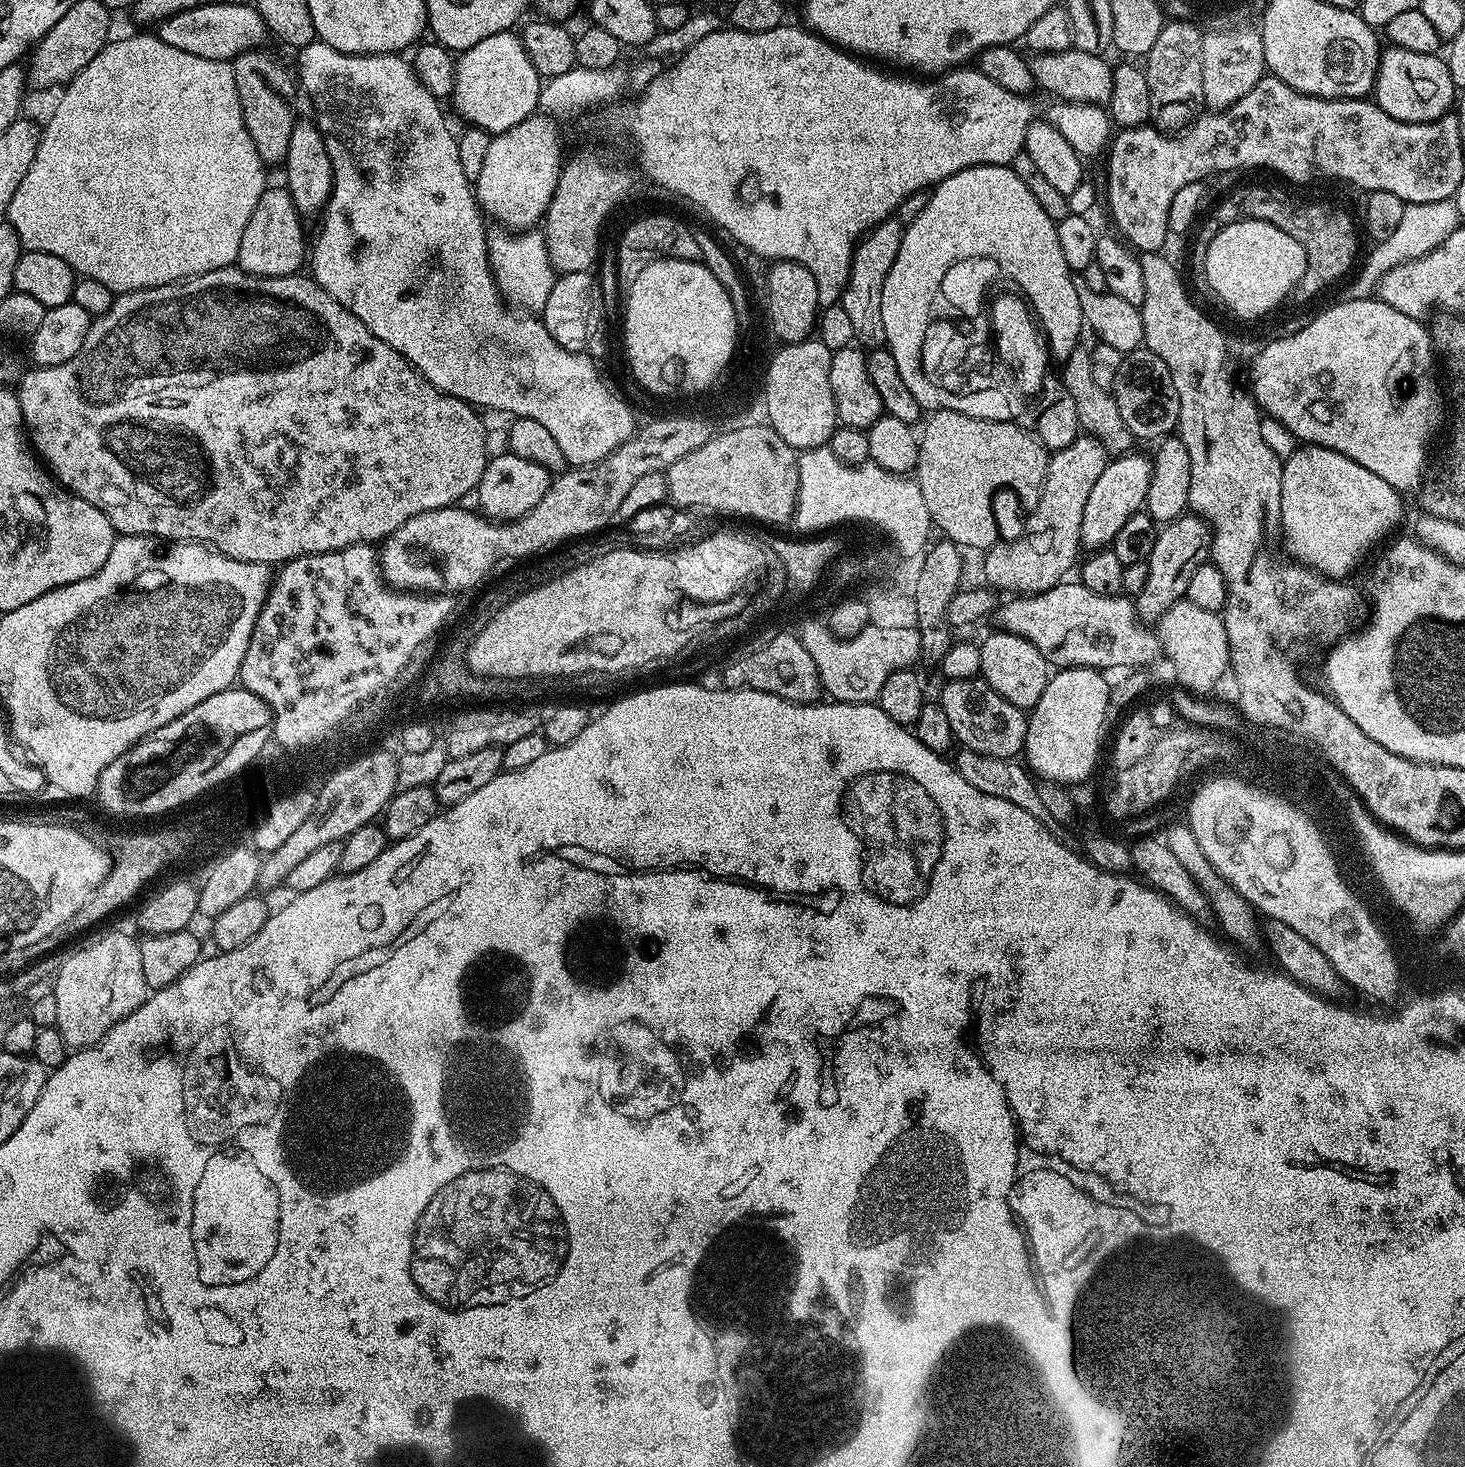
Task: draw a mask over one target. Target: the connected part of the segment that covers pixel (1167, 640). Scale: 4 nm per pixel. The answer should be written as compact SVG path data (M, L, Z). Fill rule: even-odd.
M1187 598L1174 602L1154 624L1156 637L1160 640L1163 659L1172 663L1179 687L1202 697L1207 697L1216 688L1216 683L1230 672L1230 653L1226 626L1221 613L1202 610Z

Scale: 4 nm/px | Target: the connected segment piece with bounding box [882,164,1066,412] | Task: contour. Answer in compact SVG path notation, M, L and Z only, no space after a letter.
M983 164L977 168L967 168L937 184L935 188L931 189L931 193L932 197L926 206L926 210L922 210L922 214L918 214L918 218L914 218L914 222L905 227L902 246L898 246L898 258L894 258L894 266L890 266L890 274L886 274L884 279L884 285L882 286L882 322L886 326L884 342L888 352L894 354L894 362L898 362L898 374L902 374L902 382L906 382L910 394L914 394L914 398L918 398L921 409L939 410L945 408L946 410L960 412L963 408L972 408L972 400L968 400L968 404L964 404L964 400L956 400L956 396L945 395L944 392L934 388L921 375L918 359L921 341L924 340L924 324L928 324L928 304L932 304L932 300L928 300L928 292L932 292L932 296L936 296L936 284L940 284L940 276L944 276L944 268L948 268L948 264L952 264L952 260L960 260L960 256L972 256L972 252L988 252L988 256L996 256L996 260L1000 260L1002 270L1006 270L1008 264L1066 264L1066 258L1062 258L1062 249L1058 246L1056 220L1049 212L1042 210L1038 198L1034 198L1034 194L1030 194L1030 190L1026 190L1026 182L1022 182L1022 178L1018 178L1018 174L1012 171L1011 167L1003 164Z

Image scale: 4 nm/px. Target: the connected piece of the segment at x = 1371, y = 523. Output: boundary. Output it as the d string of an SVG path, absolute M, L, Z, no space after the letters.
M1300 446L1289 460L1283 461L1283 466L1280 526L1282 540L1284 536L1284 544L1292 555L1289 557L1295 563L1313 568L1315 572L1320 572L1330 580L1347 581L1347 576L1360 563L1363 565L1369 559L1368 551L1387 541L1397 531L1395 528L1404 516L1401 493L1396 492L1394 486L1390 486L1390 482L1382 482L1378 474L1370 474L1366 466L1358 466L1358 462L1329 448Z

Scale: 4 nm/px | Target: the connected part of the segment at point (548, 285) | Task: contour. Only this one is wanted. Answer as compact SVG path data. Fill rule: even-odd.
M524 230L519 234L504 235L508 236L488 241L488 261L492 263L492 277L496 279L497 288L513 309L528 314L543 313L546 298L550 298L550 290L554 290L558 275L548 257L543 231Z

